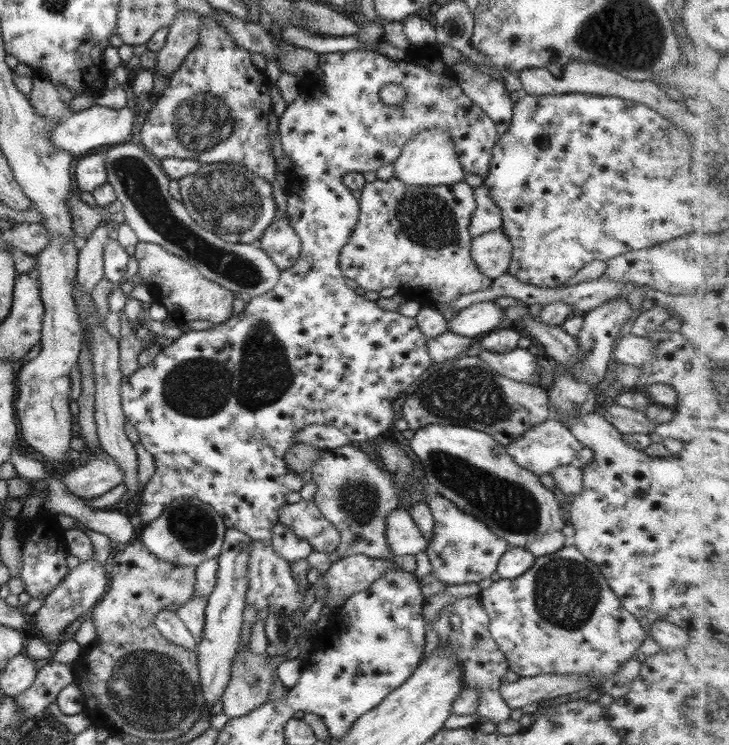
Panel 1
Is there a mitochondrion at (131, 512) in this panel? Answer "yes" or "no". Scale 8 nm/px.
no

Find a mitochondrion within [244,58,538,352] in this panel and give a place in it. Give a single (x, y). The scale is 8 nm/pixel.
(426, 218)

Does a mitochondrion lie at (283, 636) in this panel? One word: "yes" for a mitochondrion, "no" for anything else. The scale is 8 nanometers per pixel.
yes

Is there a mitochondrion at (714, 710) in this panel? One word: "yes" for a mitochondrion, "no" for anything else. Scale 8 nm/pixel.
yes

